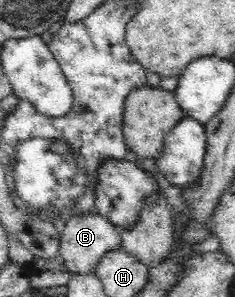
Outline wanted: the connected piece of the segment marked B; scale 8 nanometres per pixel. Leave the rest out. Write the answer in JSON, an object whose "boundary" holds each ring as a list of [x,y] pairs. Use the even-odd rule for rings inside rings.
{"boundary":[[[87,212],[71,217],[65,222],[59,254],[63,260],[64,267],[67,268],[67,272],[72,276],[79,277],[95,274],[100,259],[108,251],[119,247],[122,247],[119,228],[115,227],[109,219],[103,218],[103,215]]]}

